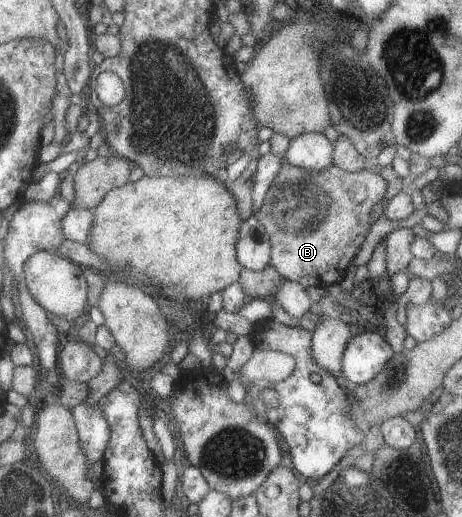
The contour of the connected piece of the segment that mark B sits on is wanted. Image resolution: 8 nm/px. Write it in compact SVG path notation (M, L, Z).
M276 133L268 141L271 147L270 152L280 155L283 165L274 184L267 192L262 208L255 215L271 236L273 247L270 265L276 267L286 279L298 281L302 286L326 288L346 278L346 272L352 266L354 256L360 252L360 246L372 228L374 206L378 202L383 202L382 198L387 197L388 182L379 173L370 170L350 172L334 164L323 171L309 171L297 167L287 157L291 140L292 138L288 135Z

